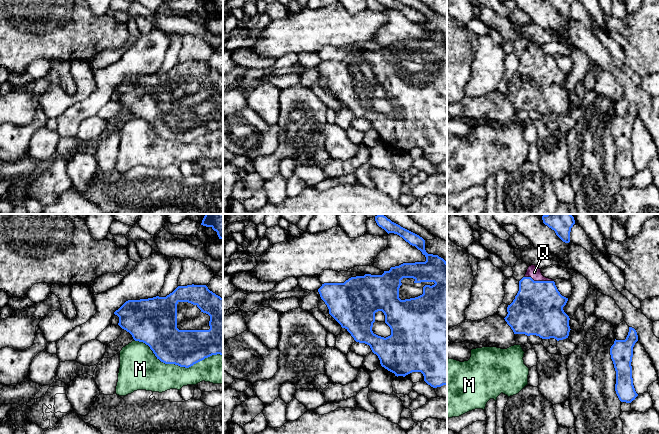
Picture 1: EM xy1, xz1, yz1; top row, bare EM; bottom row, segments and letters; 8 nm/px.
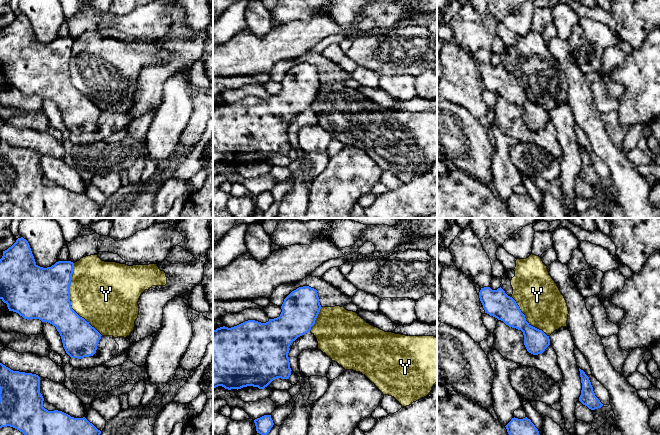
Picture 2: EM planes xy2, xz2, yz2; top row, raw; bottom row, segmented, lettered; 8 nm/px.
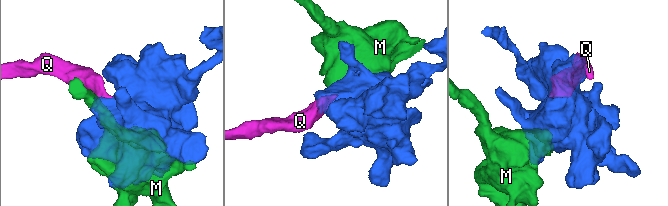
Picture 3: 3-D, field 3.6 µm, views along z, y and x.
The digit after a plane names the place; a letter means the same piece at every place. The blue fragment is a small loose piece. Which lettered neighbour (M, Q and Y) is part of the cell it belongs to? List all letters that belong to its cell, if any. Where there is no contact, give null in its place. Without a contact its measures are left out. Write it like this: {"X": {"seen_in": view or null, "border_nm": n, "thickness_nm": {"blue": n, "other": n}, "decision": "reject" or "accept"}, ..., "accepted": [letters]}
{"M": {"seen_in": "xy1", "border_nm": 700, "thickness_nm": {"blue": 300, "other": 280}, "decision": "reject"}, "Q": {"seen_in": "yz1", "border_nm": 240, "thickness_nm": {"blue": 400, "other": 100}, "decision": "accept"}, "Y": {"seen_in": "xy2", "border_nm": 650, "thickness_nm": {"blue": 420, "other": 480}, "decision": "reject"}, "accepted": ["Q"]}

